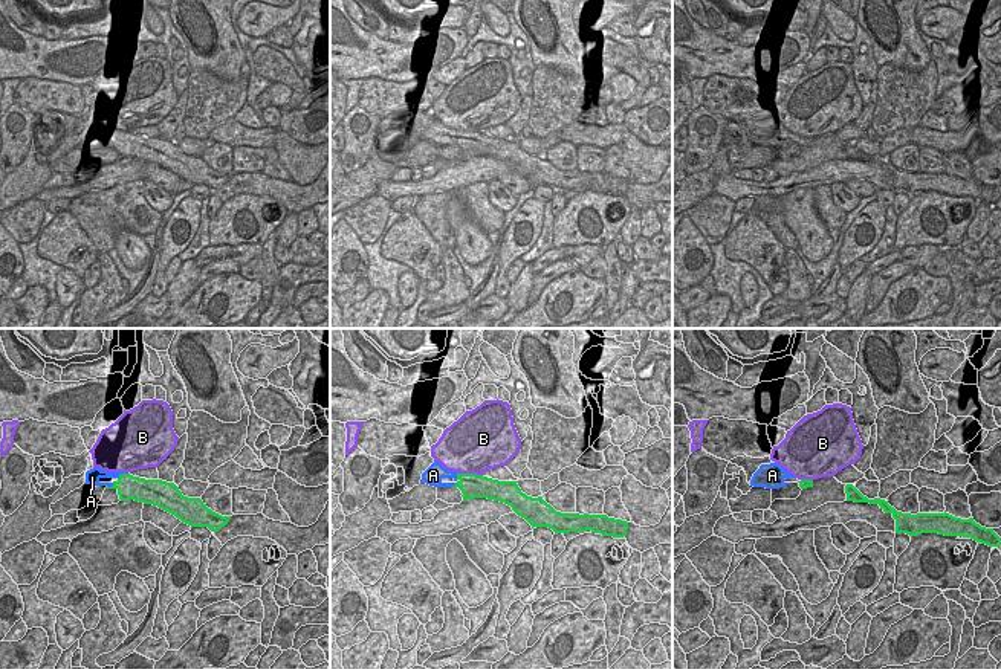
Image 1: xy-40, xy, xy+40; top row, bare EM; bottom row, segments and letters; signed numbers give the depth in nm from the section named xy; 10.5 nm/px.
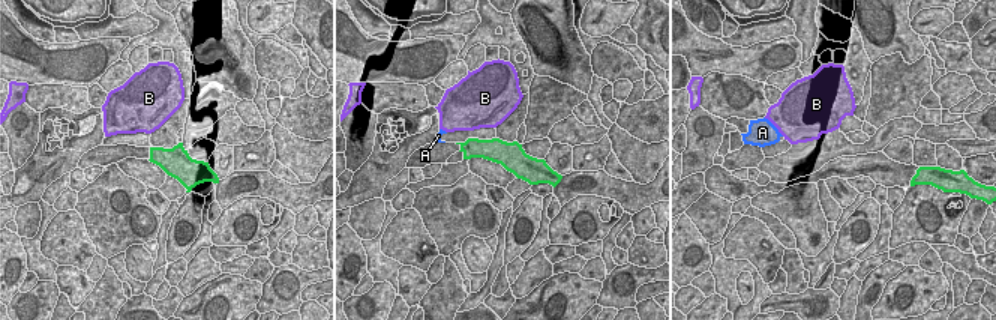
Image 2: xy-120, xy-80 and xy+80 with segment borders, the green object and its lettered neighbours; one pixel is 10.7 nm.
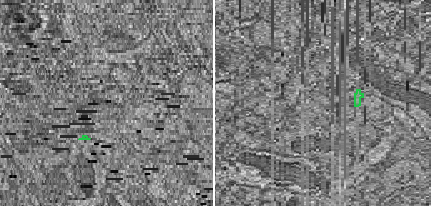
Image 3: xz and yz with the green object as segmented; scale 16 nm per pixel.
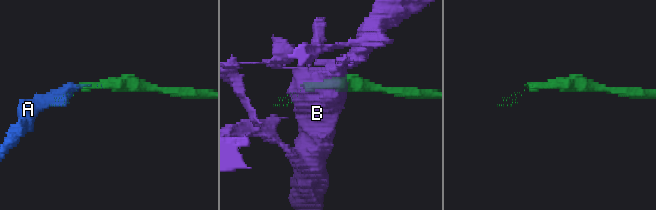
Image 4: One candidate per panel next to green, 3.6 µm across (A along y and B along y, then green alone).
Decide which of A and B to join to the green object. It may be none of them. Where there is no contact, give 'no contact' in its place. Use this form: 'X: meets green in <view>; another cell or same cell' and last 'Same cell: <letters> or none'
A: meets green in xy-40; same cell
B: meets green in xy; another cell
Same cell: A

